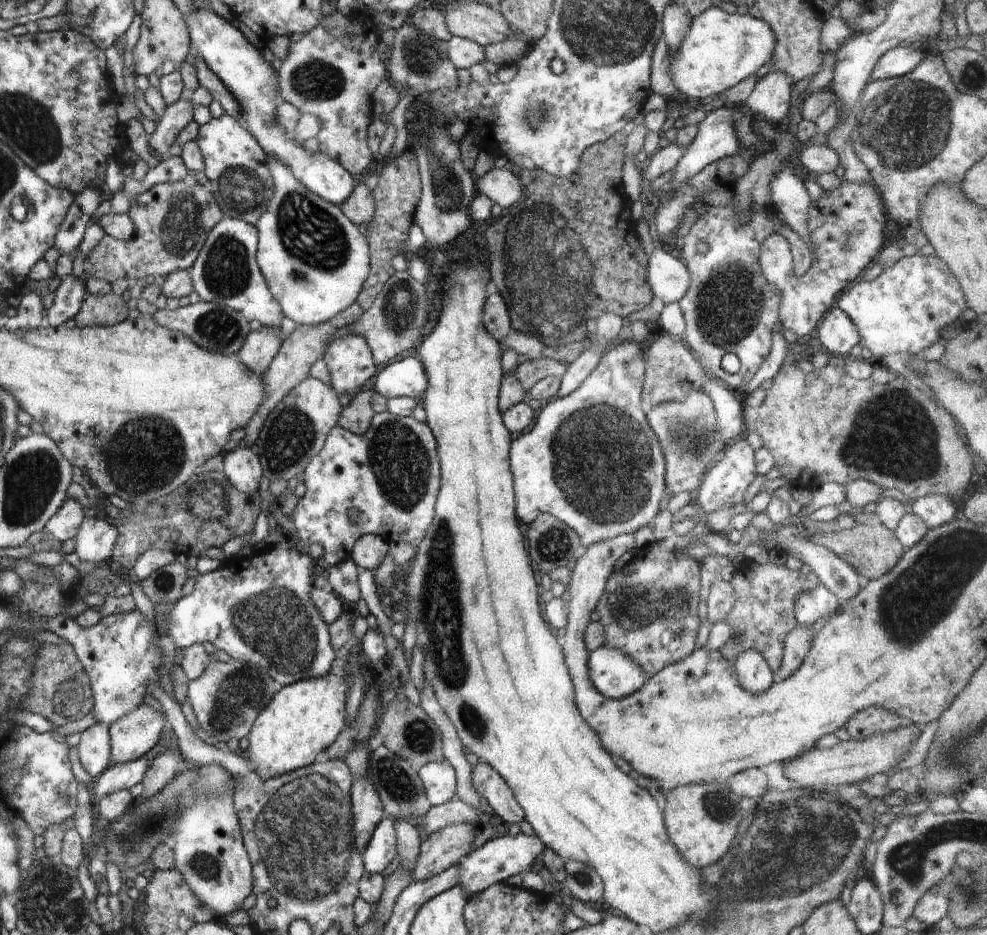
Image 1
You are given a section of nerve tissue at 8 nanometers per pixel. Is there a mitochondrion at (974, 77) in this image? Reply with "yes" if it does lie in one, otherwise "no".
yes

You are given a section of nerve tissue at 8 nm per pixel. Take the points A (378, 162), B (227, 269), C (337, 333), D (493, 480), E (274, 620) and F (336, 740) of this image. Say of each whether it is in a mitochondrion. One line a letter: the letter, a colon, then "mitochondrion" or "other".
A: other
B: mitochondrion
C: other
D: other
E: mitochondrion
F: other

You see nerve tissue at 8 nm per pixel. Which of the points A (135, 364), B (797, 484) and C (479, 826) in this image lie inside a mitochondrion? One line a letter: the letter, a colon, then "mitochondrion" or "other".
A: other
B: other
C: other

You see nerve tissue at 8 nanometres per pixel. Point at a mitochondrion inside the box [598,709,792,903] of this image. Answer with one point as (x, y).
(717, 805)

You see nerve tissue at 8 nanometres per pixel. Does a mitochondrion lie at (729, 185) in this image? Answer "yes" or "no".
no

